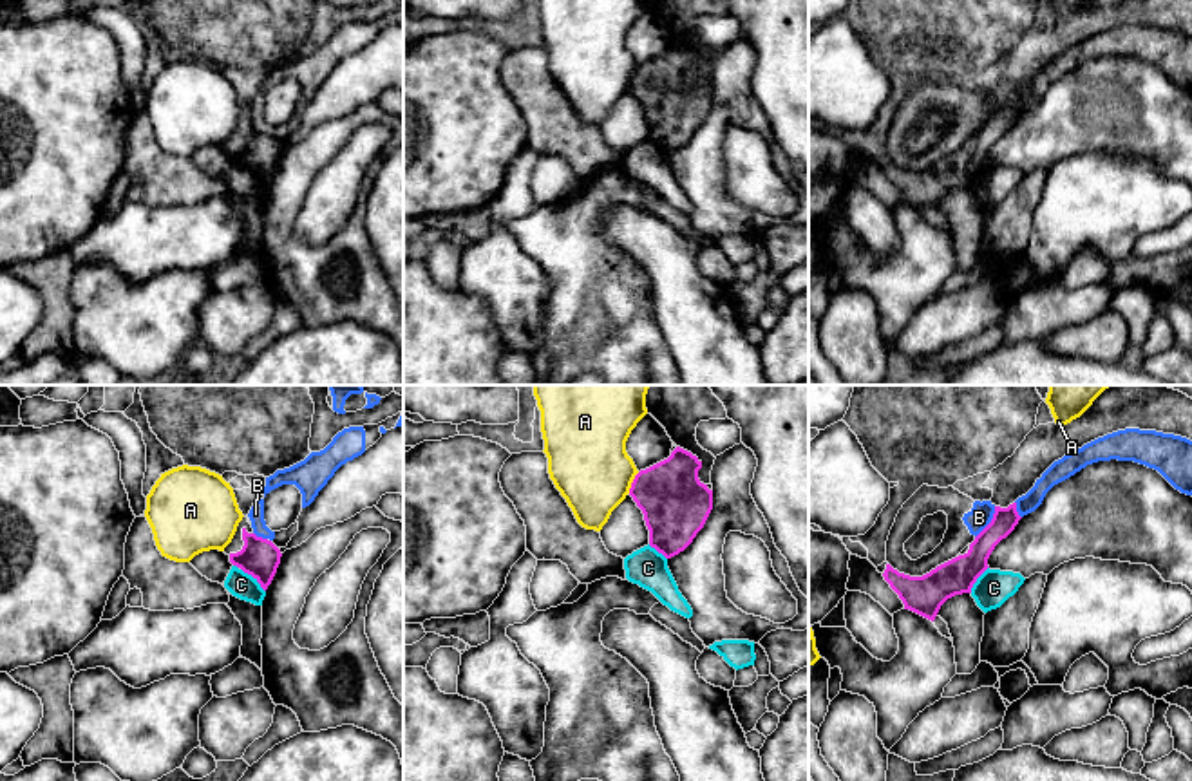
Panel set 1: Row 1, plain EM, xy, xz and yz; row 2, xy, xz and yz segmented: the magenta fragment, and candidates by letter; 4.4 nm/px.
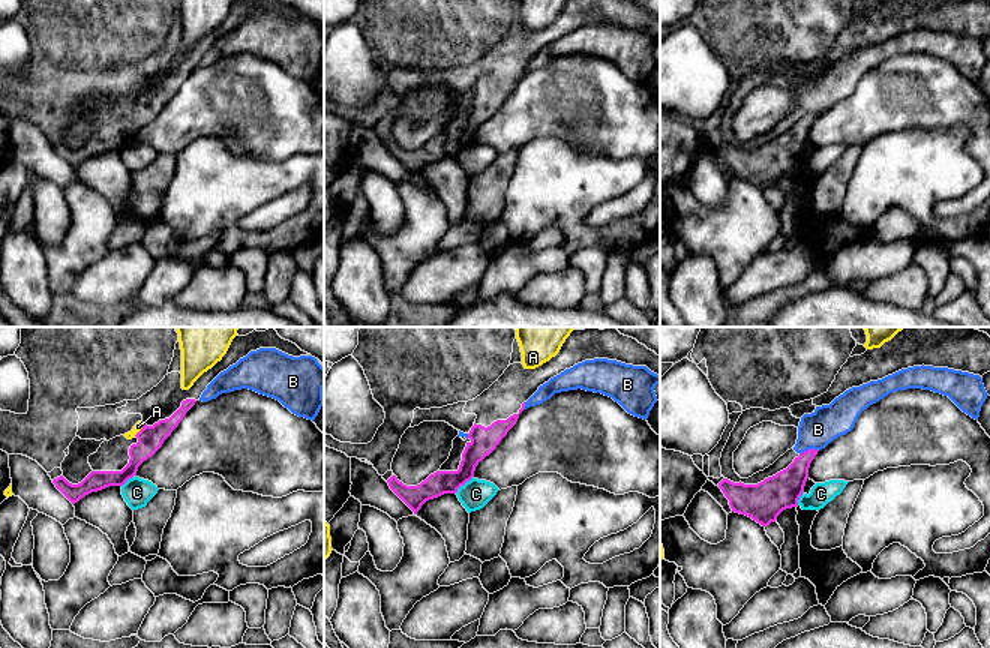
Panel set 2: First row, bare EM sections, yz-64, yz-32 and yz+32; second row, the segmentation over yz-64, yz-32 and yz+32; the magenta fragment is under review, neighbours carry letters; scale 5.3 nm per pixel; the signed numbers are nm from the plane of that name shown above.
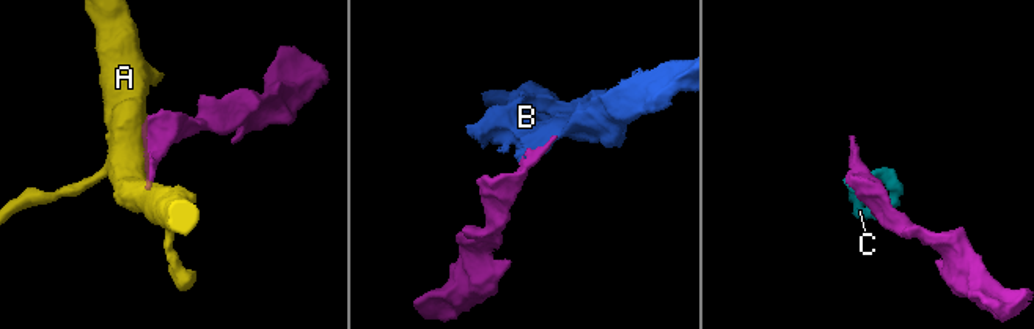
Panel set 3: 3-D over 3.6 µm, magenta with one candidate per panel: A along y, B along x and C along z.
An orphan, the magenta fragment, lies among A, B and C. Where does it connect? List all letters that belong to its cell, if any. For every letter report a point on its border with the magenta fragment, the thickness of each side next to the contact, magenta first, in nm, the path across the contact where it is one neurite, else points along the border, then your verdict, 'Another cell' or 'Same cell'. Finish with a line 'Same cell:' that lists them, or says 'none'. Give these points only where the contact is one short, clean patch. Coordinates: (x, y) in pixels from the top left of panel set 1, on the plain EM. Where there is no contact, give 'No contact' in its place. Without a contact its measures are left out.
A: Touches magenta at xz (632, 78). Thickness 300 nm (magenta) against 360 nm. Another cell
B: Touches magenta at yz (990, 118). Thickness 140 nm (magenta) against 100 nm. Boundary: yz (995, 102), (992, 116), (975, 132). Another cell
C: Touches magenta at xy (254, 172). Thickness 180 nm (magenta) against 120 nm. Boundary: xy (241, 163), (264, 187). Another cell
Same cell: none

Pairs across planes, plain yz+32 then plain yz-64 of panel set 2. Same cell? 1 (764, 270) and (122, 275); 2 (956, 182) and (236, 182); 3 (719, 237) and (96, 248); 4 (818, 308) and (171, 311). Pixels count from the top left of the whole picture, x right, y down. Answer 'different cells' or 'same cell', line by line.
1: same cell
2: same cell
3: same cell
4: same cell

